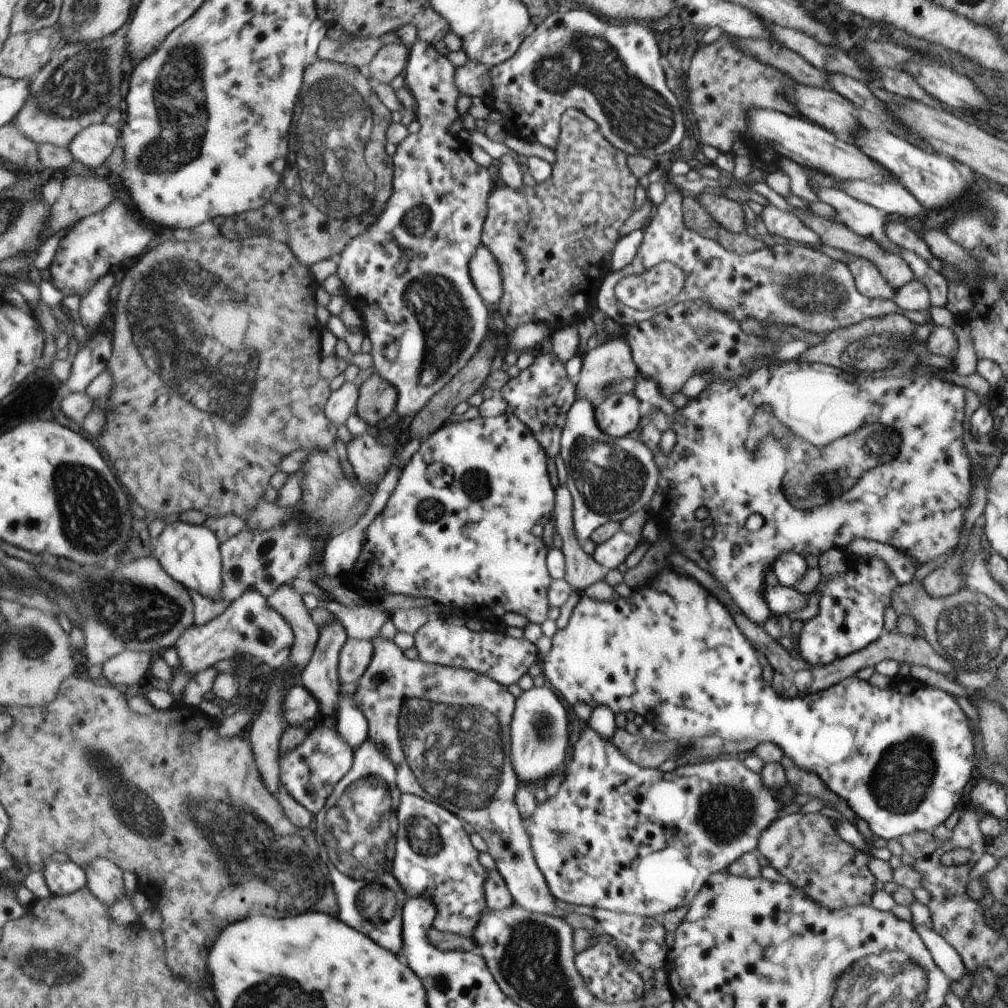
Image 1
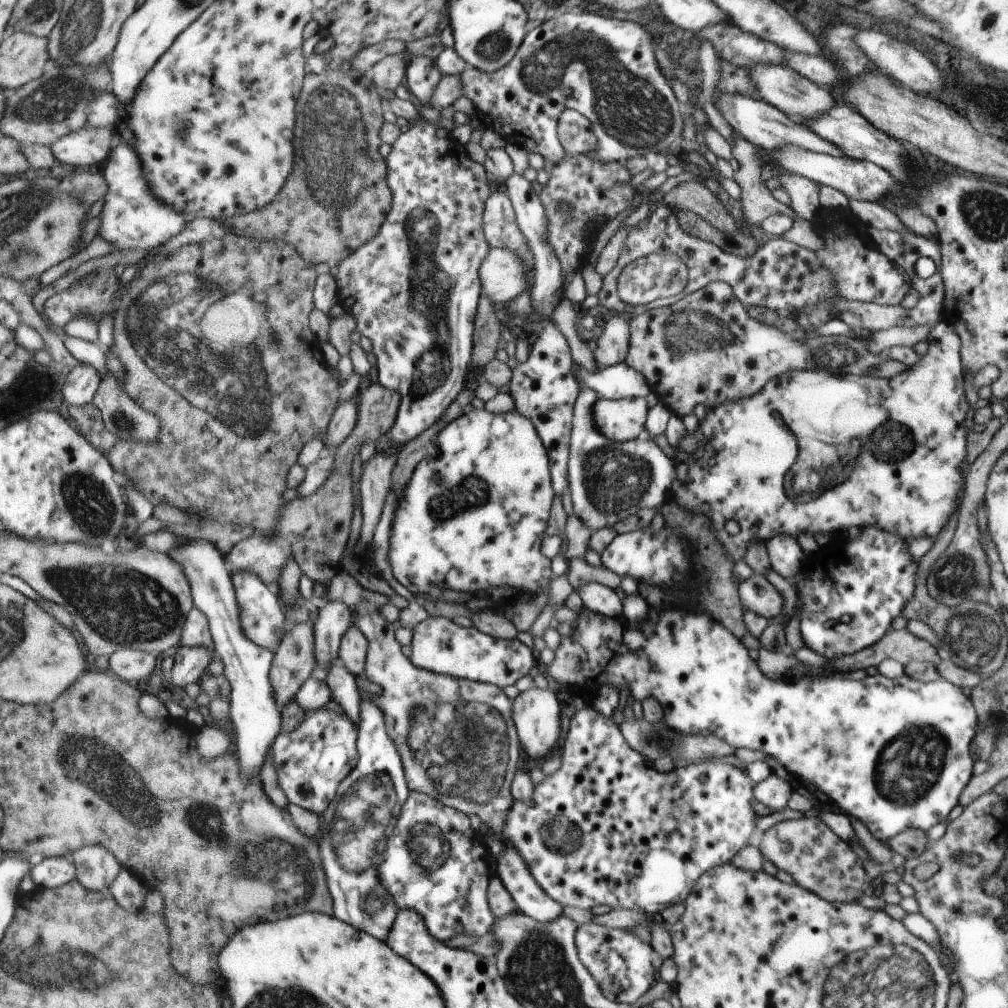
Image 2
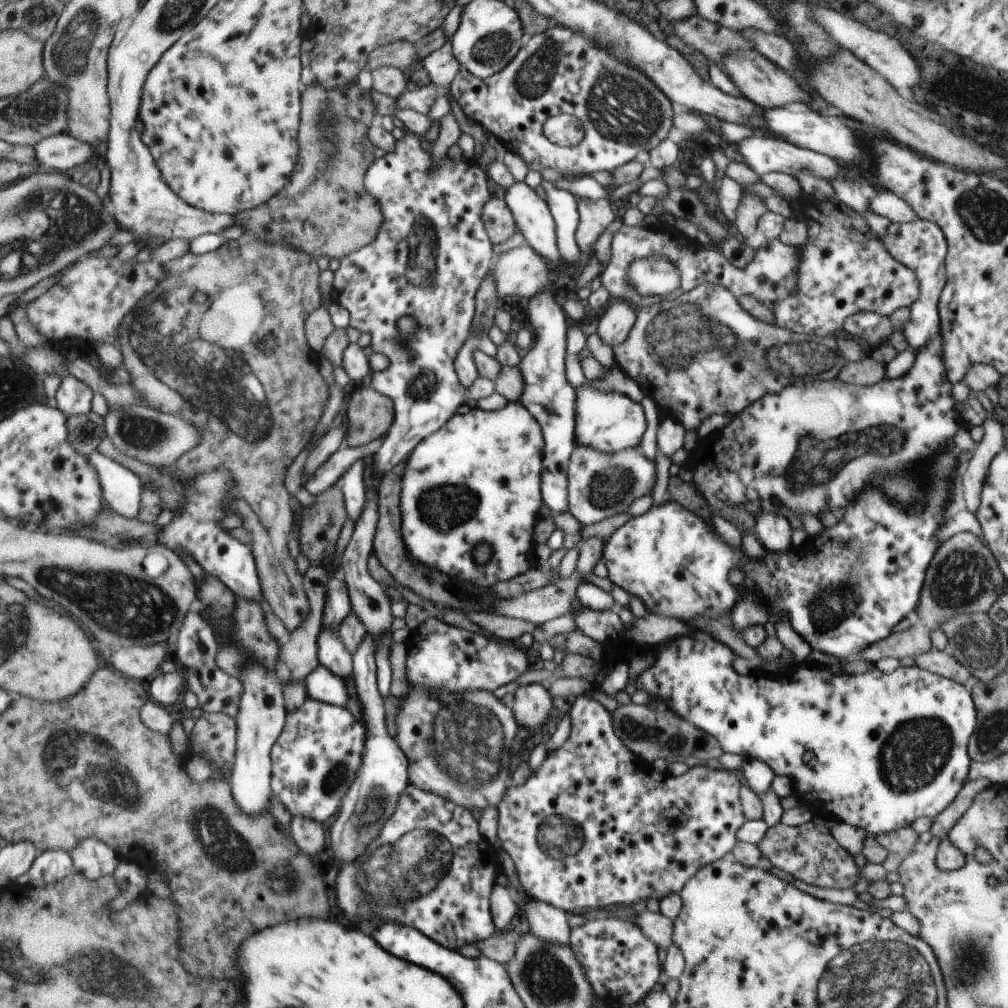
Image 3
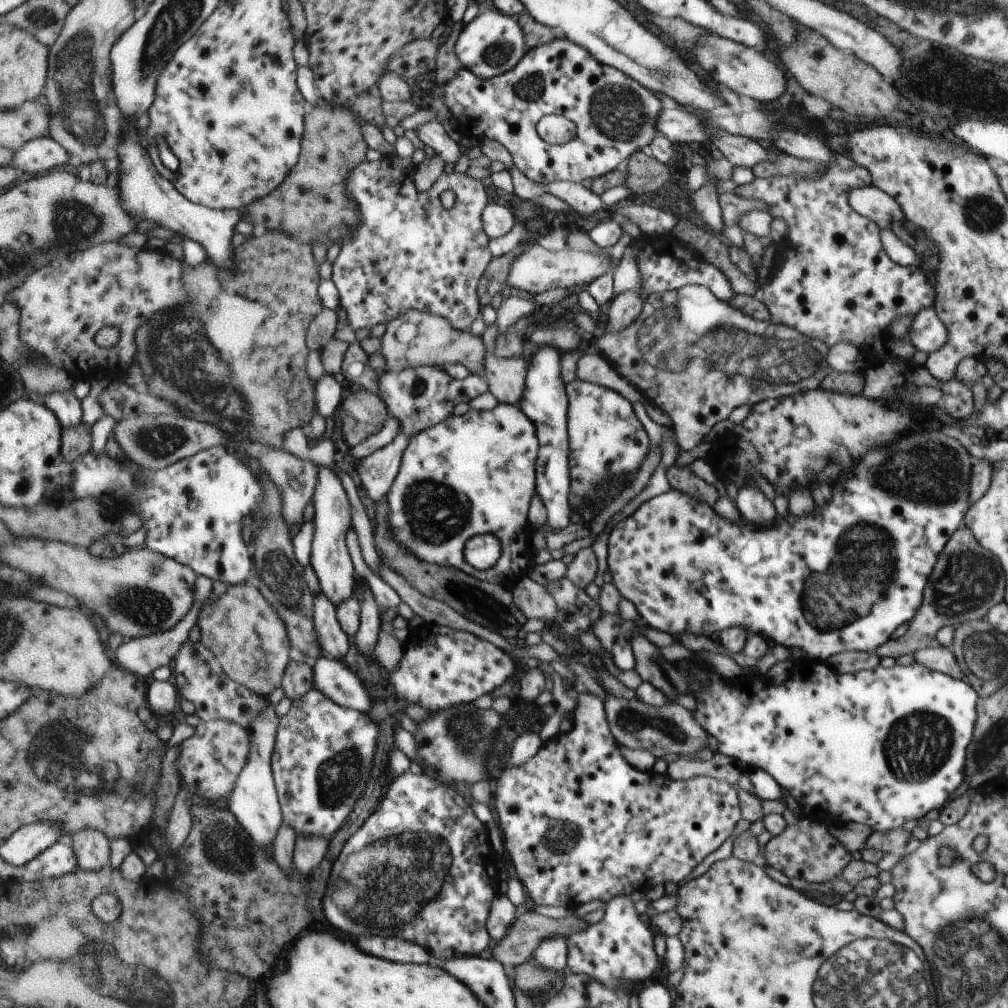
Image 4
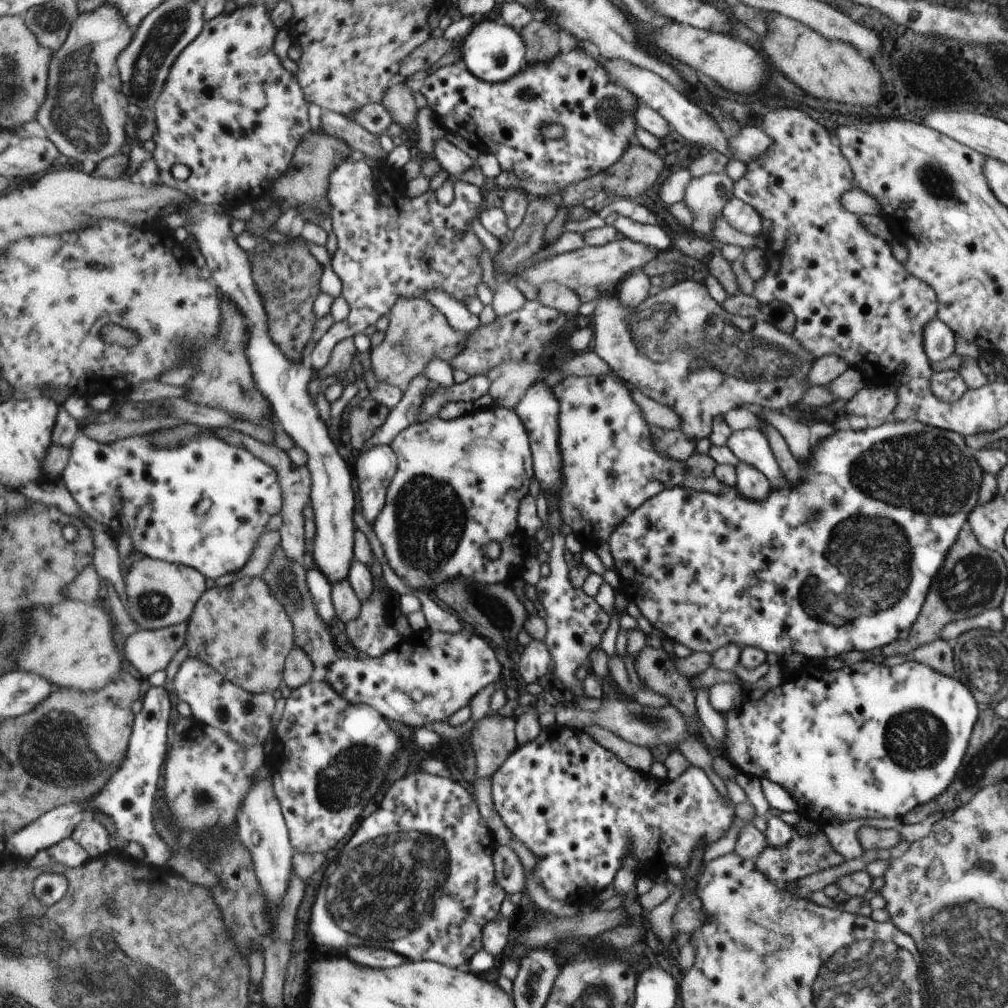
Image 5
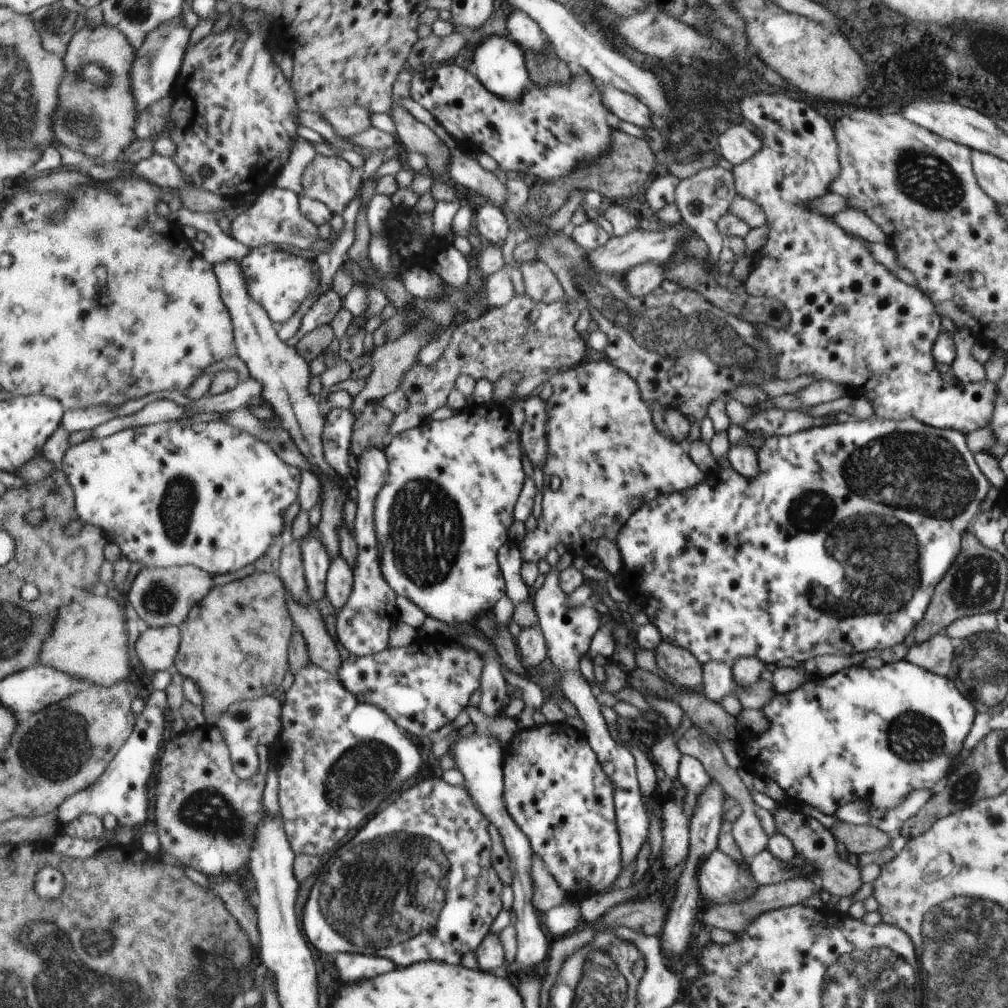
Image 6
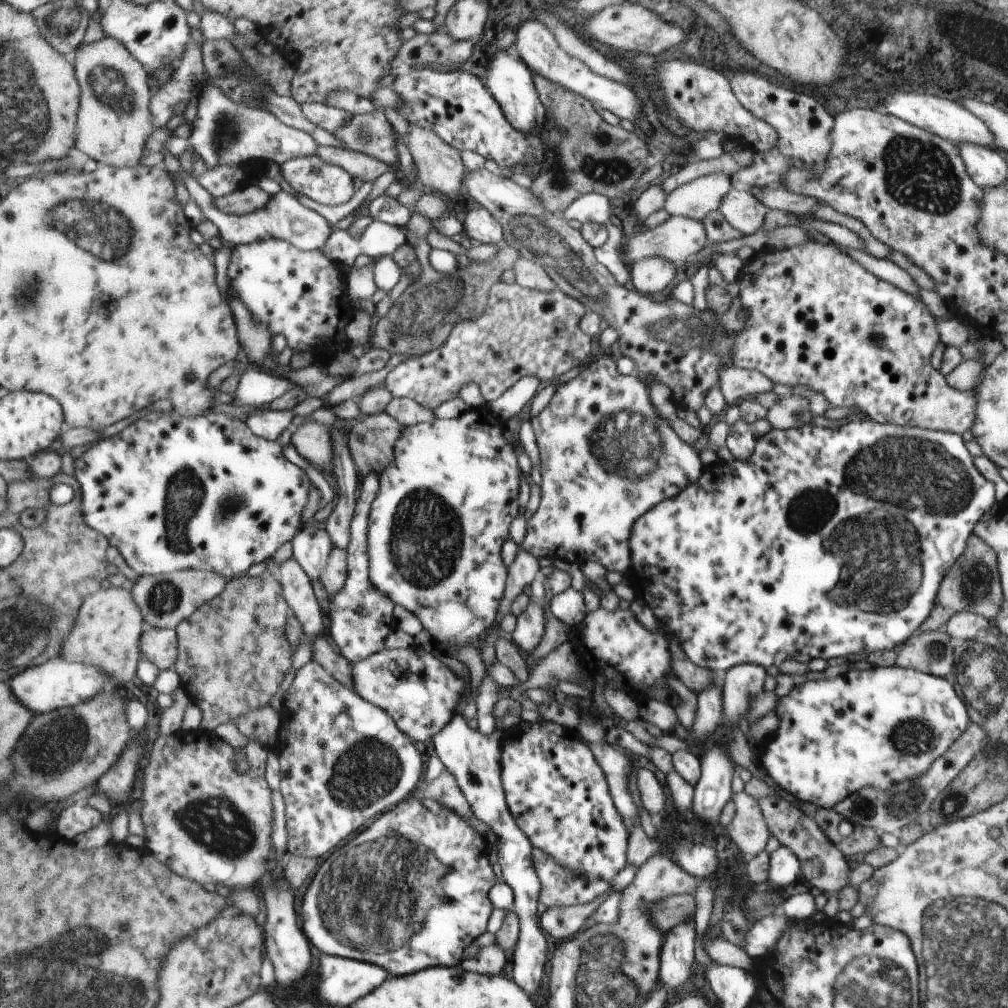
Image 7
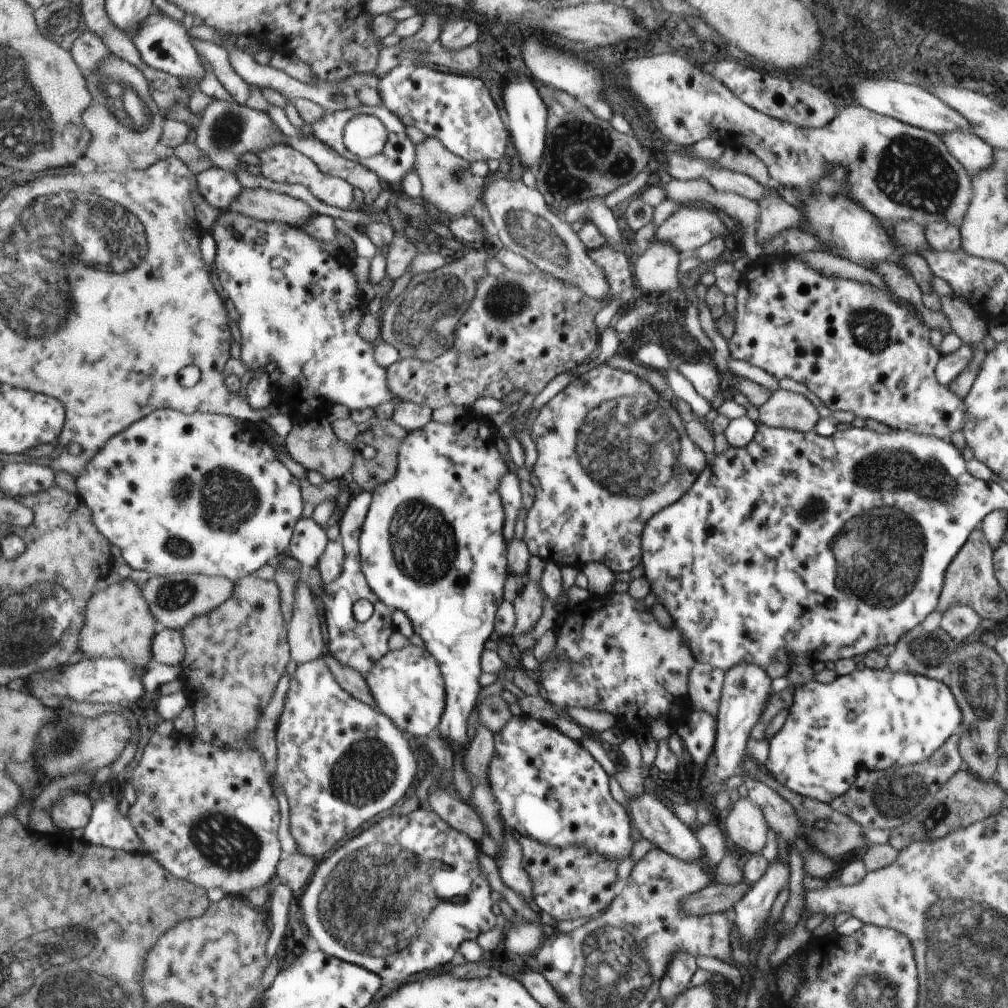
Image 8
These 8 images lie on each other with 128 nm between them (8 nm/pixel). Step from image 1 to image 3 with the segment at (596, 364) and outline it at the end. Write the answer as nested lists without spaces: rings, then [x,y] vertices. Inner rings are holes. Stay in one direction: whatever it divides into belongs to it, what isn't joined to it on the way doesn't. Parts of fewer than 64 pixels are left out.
[[[613,300],[606,307],[604,316],[598,322],[596,332],[604,344],[611,347],[622,344],[634,326],[637,310],[626,301]]]

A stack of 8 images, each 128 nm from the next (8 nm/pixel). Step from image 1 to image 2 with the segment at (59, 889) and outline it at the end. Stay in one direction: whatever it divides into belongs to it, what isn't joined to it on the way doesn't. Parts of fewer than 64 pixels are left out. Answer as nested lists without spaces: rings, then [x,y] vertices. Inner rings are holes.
[[[50,857],[36,860],[32,876],[37,880],[40,889],[60,888],[70,884],[79,876],[79,868],[71,857]]]

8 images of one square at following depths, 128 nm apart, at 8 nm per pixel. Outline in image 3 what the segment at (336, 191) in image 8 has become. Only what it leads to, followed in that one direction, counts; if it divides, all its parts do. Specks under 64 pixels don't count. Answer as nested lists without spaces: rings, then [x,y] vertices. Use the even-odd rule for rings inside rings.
[[[406,133],[395,141],[395,147],[392,152],[386,153],[381,158],[377,158],[367,170],[364,177],[364,184],[367,191],[376,197],[379,202],[380,208],[383,211],[383,224],[380,225],[379,233],[376,235],[375,241],[359,248],[355,253],[349,254],[341,260],[340,268],[335,272],[335,285],[336,294],[335,298],[340,305],[350,311],[351,321],[350,325],[355,327],[360,332],[368,332],[371,334],[371,348],[374,353],[379,352],[388,357],[388,367],[382,371],[374,371],[372,374],[372,380],[367,383],[374,390],[379,391],[380,394],[389,396],[395,406],[395,424],[392,425],[390,430],[387,430],[387,434],[383,439],[383,446],[371,457],[373,463],[368,465],[369,476],[375,479],[379,479],[382,476],[386,476],[388,472],[396,468],[400,464],[406,462],[407,458],[414,452],[416,446],[420,441],[423,441],[427,436],[435,433],[438,429],[442,429],[448,421],[451,420],[454,413],[460,408],[460,406],[468,403],[477,402],[480,399],[488,398],[495,393],[495,382],[493,380],[478,377],[474,384],[468,389],[464,387],[458,375],[456,375],[456,369],[454,369],[454,359],[458,354],[460,348],[471,333],[474,323],[474,298],[480,283],[488,276],[490,270],[490,259],[494,256],[492,252],[492,245],[490,235],[487,233],[487,228],[484,228],[482,206],[486,206],[488,198],[490,198],[490,192],[488,192],[488,178],[484,174],[484,170],[480,170],[478,164],[468,164],[468,160],[461,159],[458,161],[451,161],[447,156],[444,158],[440,167],[433,167],[433,158],[430,156],[430,152],[422,150],[420,146],[420,140],[416,138],[414,133]],[[402,317],[412,317],[417,322],[417,329],[409,336],[403,339],[399,328],[397,327],[398,321]]]

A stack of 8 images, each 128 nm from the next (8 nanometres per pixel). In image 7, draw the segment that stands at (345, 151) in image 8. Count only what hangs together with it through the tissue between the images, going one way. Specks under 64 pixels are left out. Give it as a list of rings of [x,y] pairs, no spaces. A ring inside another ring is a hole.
[[[377,108],[372,114],[356,115],[351,123],[342,127],[335,135],[346,148],[361,150],[394,169],[394,162],[398,160],[399,154],[395,149],[393,132],[394,128],[387,121],[385,113]]]

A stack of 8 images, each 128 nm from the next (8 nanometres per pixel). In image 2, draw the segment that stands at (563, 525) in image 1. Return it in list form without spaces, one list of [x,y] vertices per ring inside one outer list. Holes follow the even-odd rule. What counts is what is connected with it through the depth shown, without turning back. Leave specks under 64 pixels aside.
[[[574,557],[567,561],[565,575],[573,588],[580,588],[582,585],[595,582],[619,590],[622,578],[619,574],[608,570],[604,565],[591,566],[584,557]]]

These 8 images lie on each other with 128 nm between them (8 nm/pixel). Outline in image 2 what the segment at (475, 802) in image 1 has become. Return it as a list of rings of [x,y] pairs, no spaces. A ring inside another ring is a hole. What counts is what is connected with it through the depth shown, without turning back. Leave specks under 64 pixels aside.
[[[363,601],[356,605],[354,608],[356,612],[356,626],[366,635],[368,642],[370,643],[370,648],[367,650],[367,660],[366,660],[366,669],[364,677],[370,680],[370,682],[376,682],[378,686],[382,688],[382,694],[375,694],[371,696],[371,701],[382,711],[386,732],[390,737],[390,740],[396,746],[396,752],[400,755],[404,772],[405,779],[407,782],[407,787],[410,791],[418,791],[419,793],[426,793],[428,796],[439,800],[444,806],[452,807],[457,811],[466,813],[468,816],[478,816],[481,822],[487,826],[487,828],[494,834],[499,837],[499,840],[506,845],[503,848],[503,851],[500,853],[498,858],[494,858],[494,873],[498,878],[503,881],[505,889],[512,895],[514,902],[516,903],[517,910],[520,910],[524,914],[527,914],[529,917],[536,919],[541,923],[549,923],[552,921],[558,920],[556,916],[560,916],[562,912],[562,905],[559,902],[556,902],[556,899],[553,899],[551,895],[547,893],[539,885],[539,882],[535,879],[534,875],[531,873],[530,867],[527,865],[527,862],[523,859],[523,855],[519,853],[519,850],[509,843],[509,840],[505,837],[504,829],[507,828],[507,818],[508,813],[511,813],[511,810],[514,808],[514,802],[516,801],[511,793],[511,784],[513,778],[518,772],[516,769],[516,764],[520,760],[520,747],[519,747],[519,738],[517,737],[517,730],[512,718],[512,709],[514,708],[514,702],[512,699],[508,699],[508,696],[502,691],[499,686],[496,686],[492,683],[483,683],[473,680],[464,680],[458,677],[452,677],[450,675],[445,675],[444,673],[435,673],[428,669],[423,669],[417,667],[415,663],[411,661],[410,658],[406,657],[402,653],[402,645],[399,643],[398,639],[395,637],[395,629],[392,626],[390,621],[387,621],[385,618],[382,618],[382,615],[379,613],[378,607],[373,603]]]

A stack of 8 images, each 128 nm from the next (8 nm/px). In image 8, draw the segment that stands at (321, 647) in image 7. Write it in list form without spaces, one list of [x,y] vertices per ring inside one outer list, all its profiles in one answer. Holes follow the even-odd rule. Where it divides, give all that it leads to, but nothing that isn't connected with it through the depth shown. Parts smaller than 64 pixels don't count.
[[[332,654],[326,655],[324,658],[326,658],[327,663],[331,666],[335,677],[339,679],[342,686],[348,692],[356,695],[356,698],[359,699],[360,702],[368,703],[368,706],[377,708],[375,698],[372,696],[371,690],[363,675],[354,667],[349,667],[347,664],[339,661],[336,657],[332,656]]]

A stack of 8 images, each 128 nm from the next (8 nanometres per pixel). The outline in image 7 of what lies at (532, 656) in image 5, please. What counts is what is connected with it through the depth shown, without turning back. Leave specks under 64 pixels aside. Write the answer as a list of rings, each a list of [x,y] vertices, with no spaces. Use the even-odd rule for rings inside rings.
[[[532,598],[527,609],[517,616],[517,623],[512,633],[513,642],[528,657],[540,644],[544,636],[545,618],[542,601]]]

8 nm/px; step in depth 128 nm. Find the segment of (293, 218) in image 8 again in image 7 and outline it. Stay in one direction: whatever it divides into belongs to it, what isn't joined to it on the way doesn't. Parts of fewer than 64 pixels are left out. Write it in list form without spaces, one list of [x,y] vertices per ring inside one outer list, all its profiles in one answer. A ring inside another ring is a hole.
[[[256,185],[217,198],[215,203],[226,214],[245,215],[264,208],[272,197],[266,190]]]

